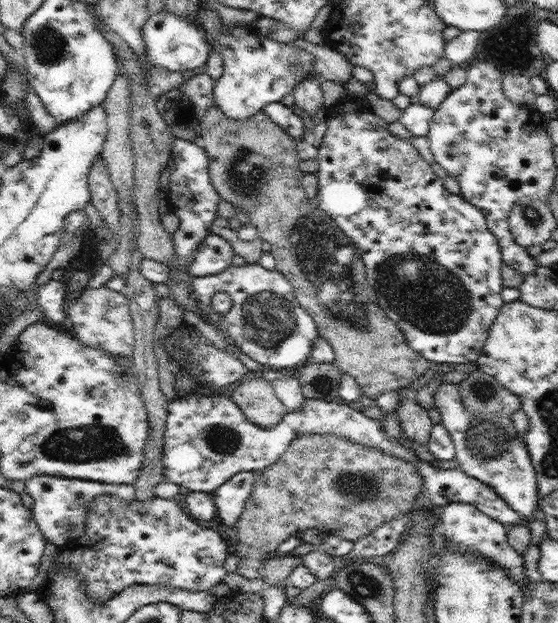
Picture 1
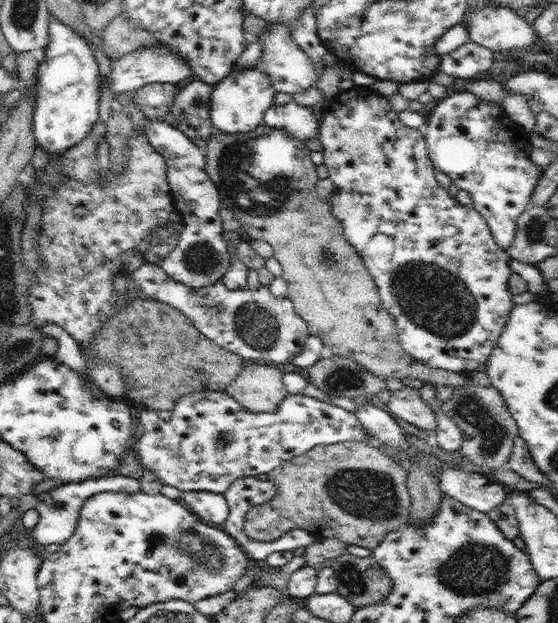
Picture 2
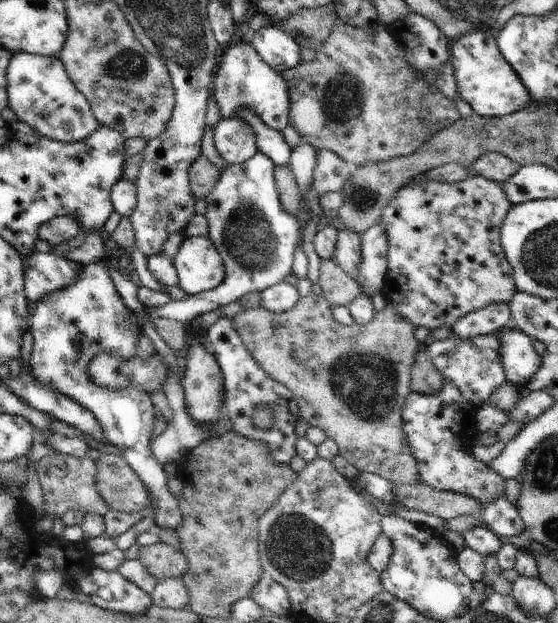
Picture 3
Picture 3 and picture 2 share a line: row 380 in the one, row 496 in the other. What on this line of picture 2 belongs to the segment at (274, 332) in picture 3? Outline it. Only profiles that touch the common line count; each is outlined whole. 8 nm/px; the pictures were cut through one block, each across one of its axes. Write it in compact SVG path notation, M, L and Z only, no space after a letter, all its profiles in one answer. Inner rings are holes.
M367 442L317 445L310 452L291 458L267 475L279 486L279 494L272 500L252 505L245 514L243 526L250 538L260 542L274 542L286 531L303 528L316 538L335 538L347 545L373 551L388 534L406 526L410 520L411 496L407 489L407 470L384 450Z

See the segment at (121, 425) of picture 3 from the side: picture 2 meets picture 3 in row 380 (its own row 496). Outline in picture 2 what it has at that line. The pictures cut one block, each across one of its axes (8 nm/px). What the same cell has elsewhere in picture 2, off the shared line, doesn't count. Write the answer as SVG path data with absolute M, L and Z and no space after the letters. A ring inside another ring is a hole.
M113 475L96 477L95 479L86 479L83 481L74 481L64 483L54 489L36 494L38 496L37 511L39 512L38 524L31 530L35 542L44 546L46 544L64 544L76 530L80 511L83 504L91 496L100 492L126 492L134 493L141 490L141 484L138 479L130 476Z

